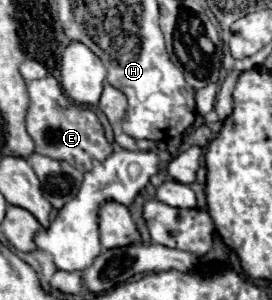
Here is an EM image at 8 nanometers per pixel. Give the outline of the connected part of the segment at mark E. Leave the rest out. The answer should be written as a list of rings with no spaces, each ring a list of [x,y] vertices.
[[[44,76],[26,84],[30,104],[26,112],[26,130],[34,140],[34,152],[72,164],[80,172],[90,172],[96,160],[106,160],[112,154],[112,146],[104,136],[104,128],[98,116],[84,106],[74,104],[62,92],[60,82],[54,76]]]

